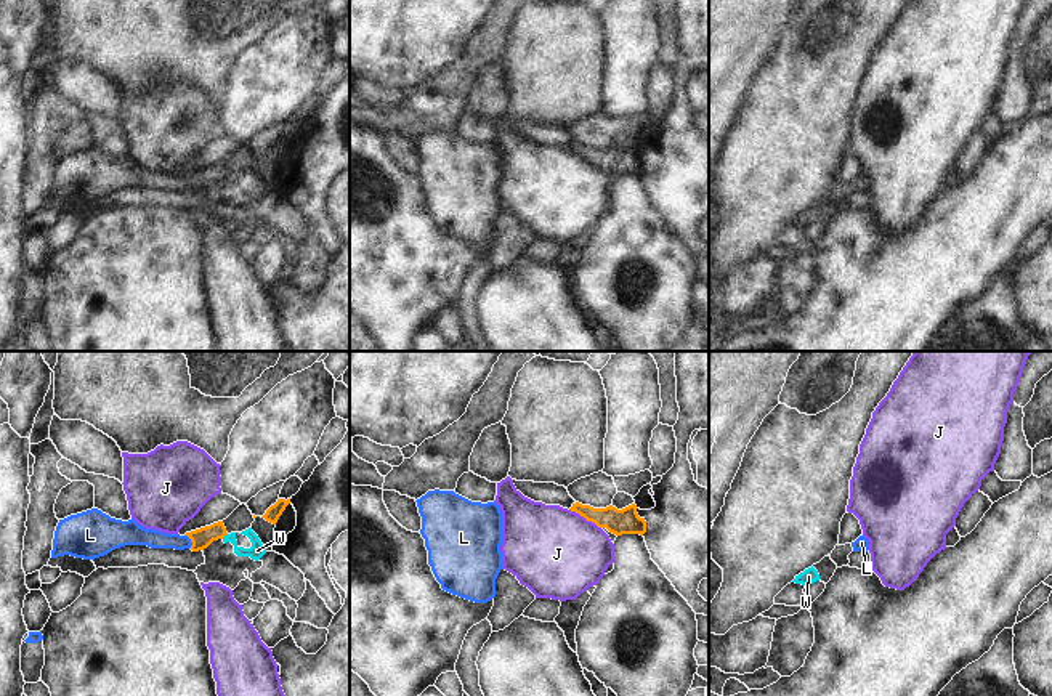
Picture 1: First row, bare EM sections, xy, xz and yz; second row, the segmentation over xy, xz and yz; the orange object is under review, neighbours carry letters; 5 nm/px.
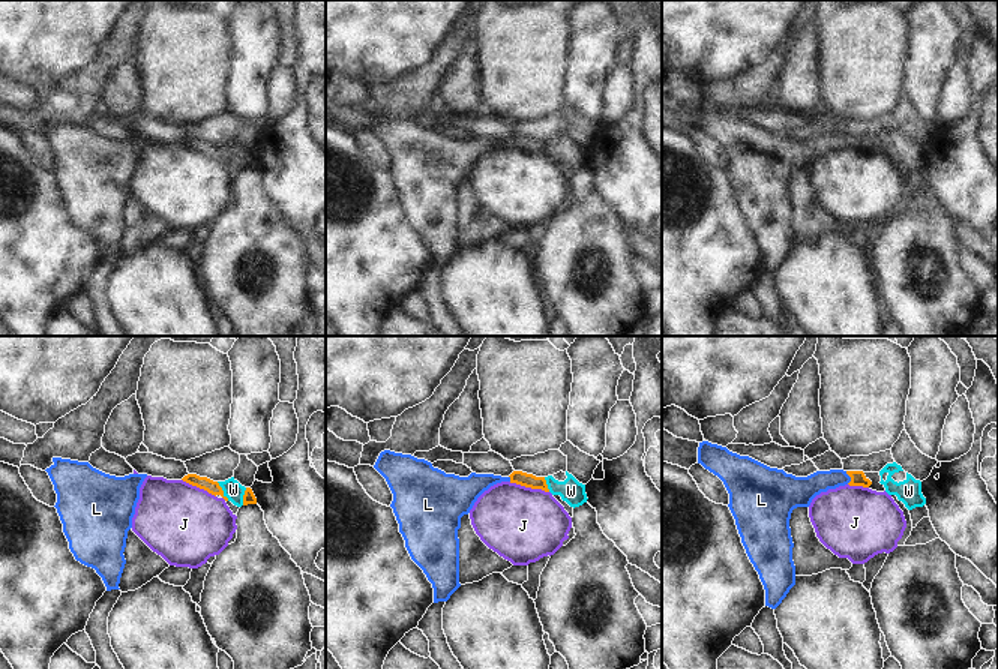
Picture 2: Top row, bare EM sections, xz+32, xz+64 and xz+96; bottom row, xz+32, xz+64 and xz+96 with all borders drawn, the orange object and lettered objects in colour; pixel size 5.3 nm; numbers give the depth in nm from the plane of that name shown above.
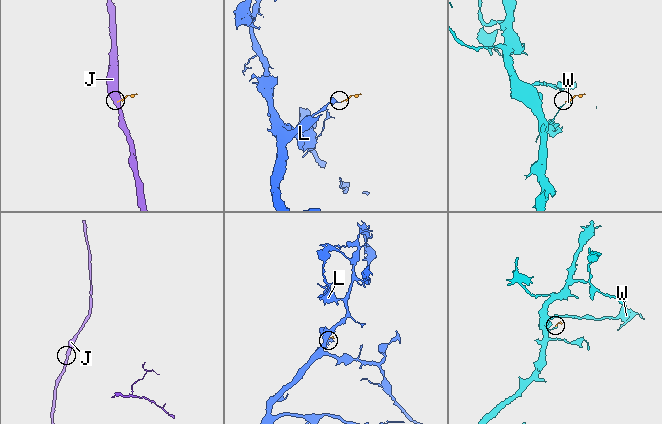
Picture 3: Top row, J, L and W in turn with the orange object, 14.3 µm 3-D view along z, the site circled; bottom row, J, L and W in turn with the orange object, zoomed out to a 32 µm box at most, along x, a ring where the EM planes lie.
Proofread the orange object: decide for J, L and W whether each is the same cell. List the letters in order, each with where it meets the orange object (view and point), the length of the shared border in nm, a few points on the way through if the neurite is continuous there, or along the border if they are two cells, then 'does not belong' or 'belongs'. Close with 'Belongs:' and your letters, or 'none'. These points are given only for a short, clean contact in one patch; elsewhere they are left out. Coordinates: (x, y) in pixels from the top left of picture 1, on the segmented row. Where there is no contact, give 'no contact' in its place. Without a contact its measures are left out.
J: xz (586, 518) | 190 nm | along xz (570, 509), (600, 528) | does not belong
L: xy (191, 541) | 80 nm | across xy (202, 538), (191, 541), (159, 541), (141, 536) | belongs
W: xy (225, 534) | 40 nm | along xy (228, 534), (222, 538) | does not belong
Belongs: L

